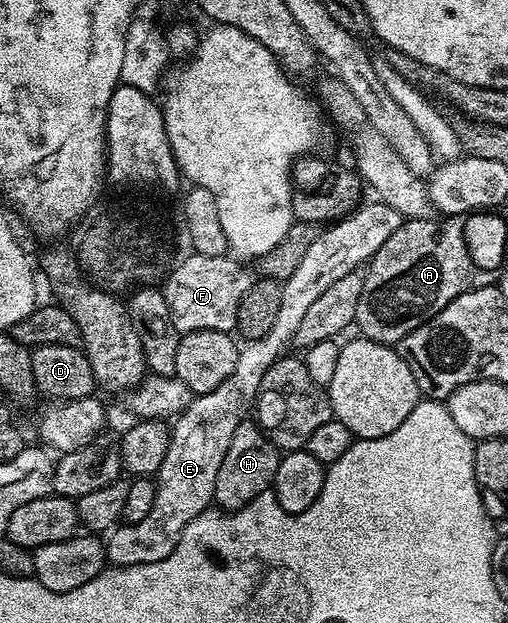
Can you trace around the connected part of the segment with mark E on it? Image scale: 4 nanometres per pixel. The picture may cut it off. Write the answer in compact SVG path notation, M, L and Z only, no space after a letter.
M361 204L356 212L321 231L306 251L302 263L298 263L294 275L283 282L282 304L278 306L274 327L270 327L270 332L262 335L262 339L244 341L240 345L238 363L234 363L234 371L230 371L230 379L214 387L214 391L193 396L190 407L175 418L176 426L173 424L170 429L166 459L162 459L160 472L154 477L156 498L150 515L146 515L142 523L121 523L107 534L107 560L113 566L130 567L166 559L166 555L174 551L186 523L199 517L213 504L218 467L222 467L222 459L226 459L226 447L230 447L230 439L234 439L234 431L238 431L240 422L249 416L262 375L266 375L273 363L289 350L294 335L298 335L298 326L302 324L306 310L317 301L322 291L326 291L326 287L371 261L378 247L398 231L402 220L400 213L389 205L375 204Z

